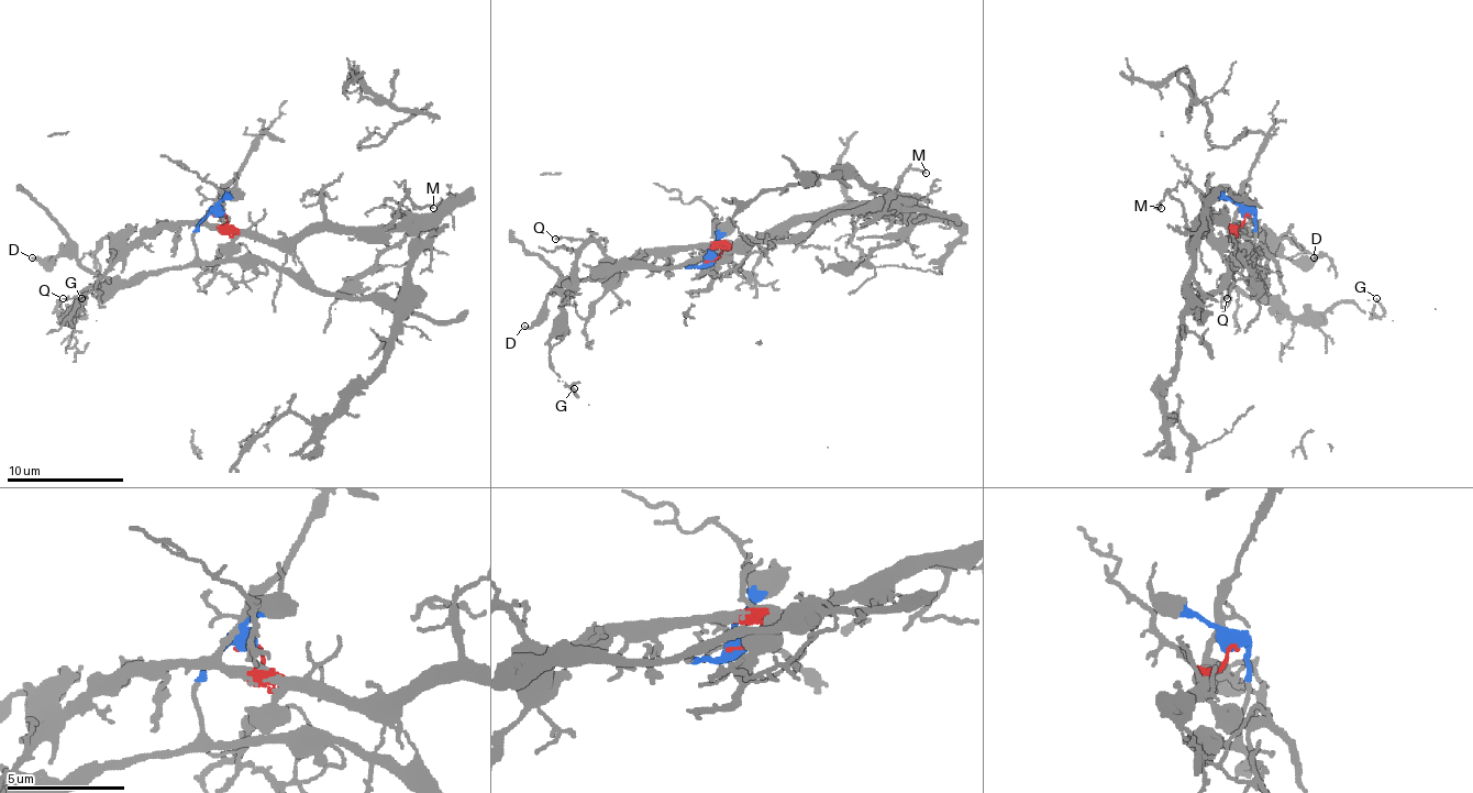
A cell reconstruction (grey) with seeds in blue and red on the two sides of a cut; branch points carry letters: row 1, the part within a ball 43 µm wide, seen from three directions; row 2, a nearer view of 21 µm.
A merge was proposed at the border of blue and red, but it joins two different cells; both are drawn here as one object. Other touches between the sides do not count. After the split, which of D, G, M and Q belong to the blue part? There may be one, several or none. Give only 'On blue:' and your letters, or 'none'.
On blue: D

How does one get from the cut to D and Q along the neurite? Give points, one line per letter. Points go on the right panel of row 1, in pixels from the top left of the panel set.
D: (1246, 212), (1254, 216), (1251, 256), (1256, 281), (1272, 256), (1316, 260), (1313, 256)
Q: (1248, 212), (1237, 228), (1251, 254), (1230, 274), (1228, 298)

